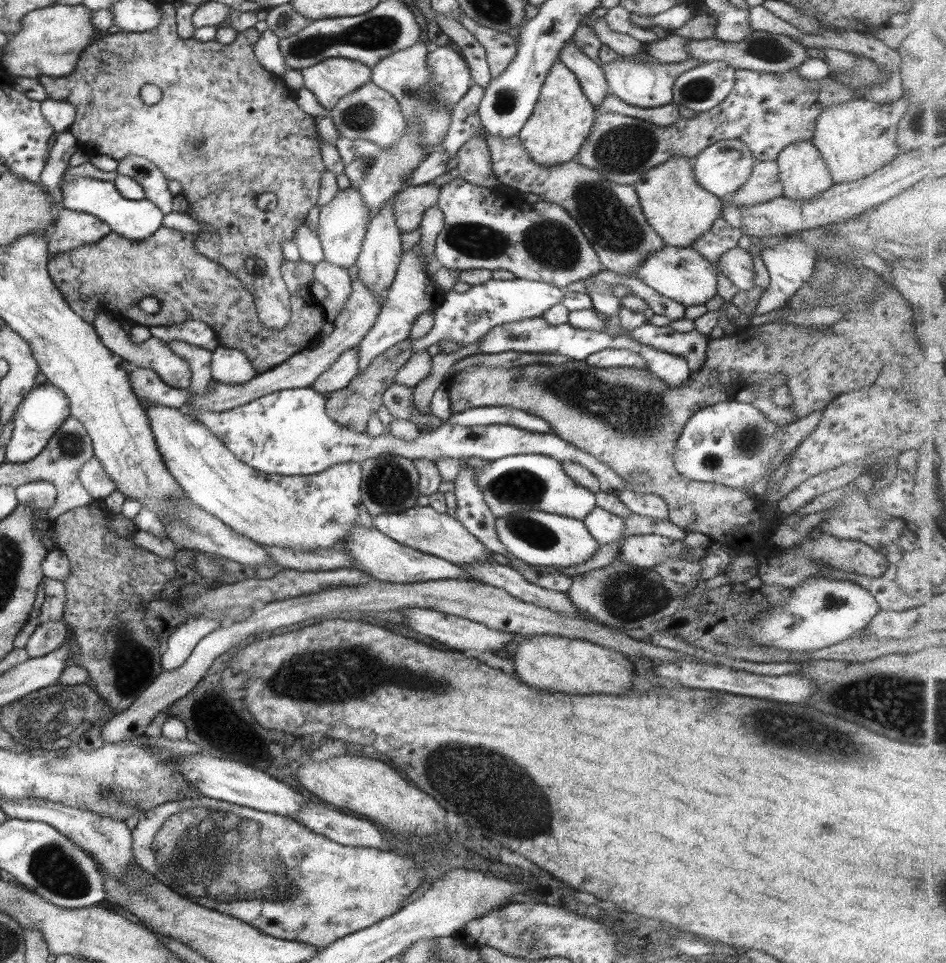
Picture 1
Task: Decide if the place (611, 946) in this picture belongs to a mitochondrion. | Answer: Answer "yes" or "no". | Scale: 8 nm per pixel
no

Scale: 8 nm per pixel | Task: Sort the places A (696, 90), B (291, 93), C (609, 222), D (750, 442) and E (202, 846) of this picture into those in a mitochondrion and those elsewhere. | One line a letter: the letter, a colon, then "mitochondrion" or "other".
A: mitochondrion
B: other
C: mitochondrion
D: mitochondrion
E: mitochondrion

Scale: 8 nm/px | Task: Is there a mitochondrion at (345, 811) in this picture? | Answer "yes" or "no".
no

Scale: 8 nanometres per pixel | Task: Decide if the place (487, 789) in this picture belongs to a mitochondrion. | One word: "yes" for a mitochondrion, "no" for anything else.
yes

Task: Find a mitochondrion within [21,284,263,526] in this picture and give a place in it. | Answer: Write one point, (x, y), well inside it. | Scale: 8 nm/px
(70, 444)

